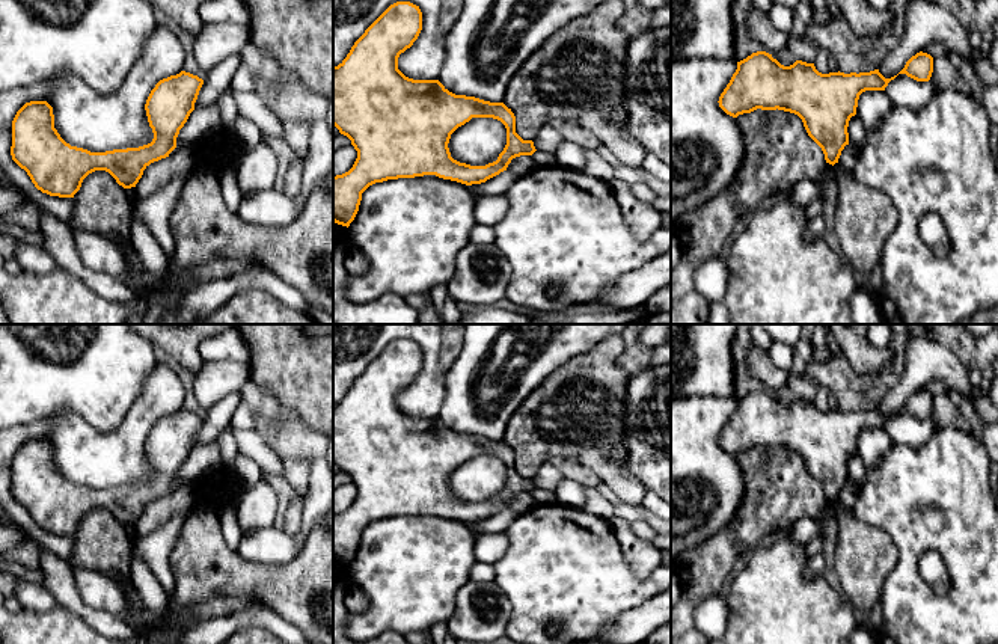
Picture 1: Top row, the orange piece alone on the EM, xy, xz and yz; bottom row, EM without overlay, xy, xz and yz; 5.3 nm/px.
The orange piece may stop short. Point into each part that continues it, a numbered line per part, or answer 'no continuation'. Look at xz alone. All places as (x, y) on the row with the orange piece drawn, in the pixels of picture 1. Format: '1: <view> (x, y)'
no continuation

